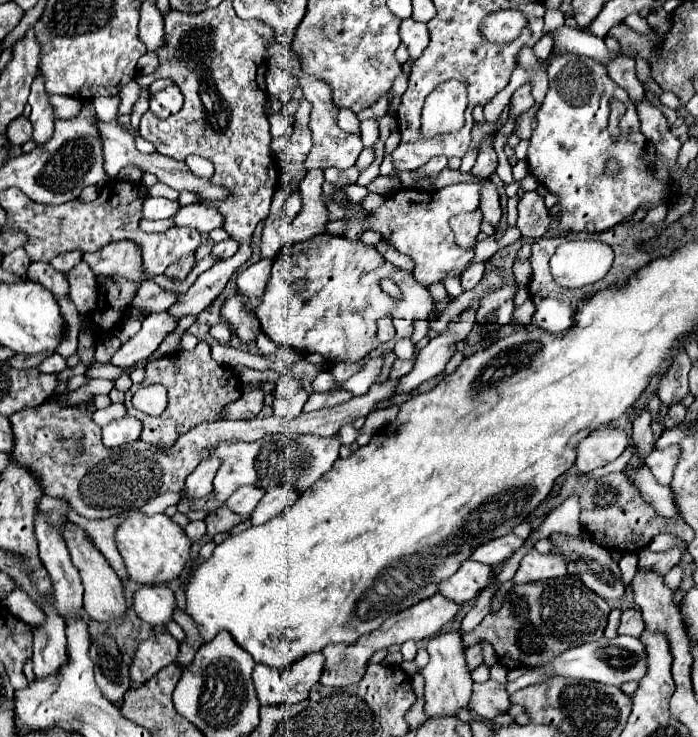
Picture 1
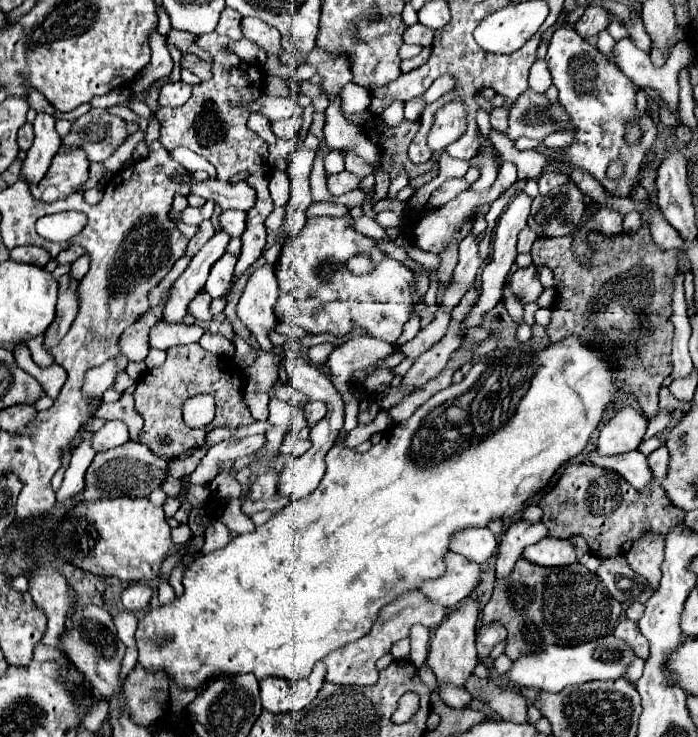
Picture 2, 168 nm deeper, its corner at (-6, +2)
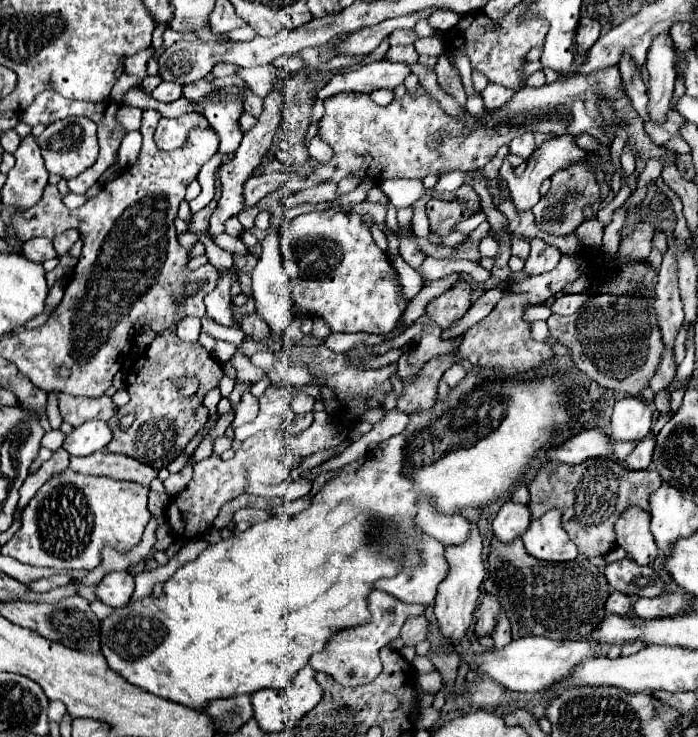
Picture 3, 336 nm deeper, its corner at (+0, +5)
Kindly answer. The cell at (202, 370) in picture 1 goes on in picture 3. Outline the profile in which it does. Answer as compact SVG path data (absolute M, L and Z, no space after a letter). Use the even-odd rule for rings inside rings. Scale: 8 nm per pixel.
M175 331L159 333L149 343L147 351L133 363L133 367L129 369L129 373L125 377L127 393L129 393L131 401L125 407L121 407L121 413L123 415L135 415L135 421L127 429L119 429L119 421L117 423L109 421L109 425L115 425L115 431L113 431L113 441L107 445L107 451L109 453L123 453L123 455L133 457L133 459L137 459L141 463L147 463L147 465L151 465L155 469L167 467L171 461L175 461L183 453L187 443L195 437L195 433L209 419L209 409L203 407L201 401L203 401L207 391L219 387L221 379L223 379L221 363L201 343L185 343L175 335ZM183 377L195 377L199 381L199 389L197 389L195 395L191 395L191 397L183 397L181 395L181 391L177 389L177 379L183 379Z

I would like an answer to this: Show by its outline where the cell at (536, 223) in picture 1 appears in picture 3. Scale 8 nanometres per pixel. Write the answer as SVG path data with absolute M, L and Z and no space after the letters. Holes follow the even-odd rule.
M571 165L563 171L557 171L551 177L551 189L547 195L539 199L537 205L533 205L533 215L535 215L535 225L551 235L569 235L575 233L575 229L583 223L583 207L593 205L599 199L599 185L595 181L595 175L589 167L585 165Z

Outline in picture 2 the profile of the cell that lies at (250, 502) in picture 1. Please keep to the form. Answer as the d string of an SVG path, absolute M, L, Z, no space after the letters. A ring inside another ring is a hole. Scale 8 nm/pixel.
M267 472L253 480L251 500L269 500L279 490L279 472Z

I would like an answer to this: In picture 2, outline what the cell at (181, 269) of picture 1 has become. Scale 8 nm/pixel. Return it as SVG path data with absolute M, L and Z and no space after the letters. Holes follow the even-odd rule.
M205 220L199 224L199 232L189 240L189 246L187 246L187 256L193 256L195 252L199 252L199 248L215 234L213 226L211 226L211 220Z

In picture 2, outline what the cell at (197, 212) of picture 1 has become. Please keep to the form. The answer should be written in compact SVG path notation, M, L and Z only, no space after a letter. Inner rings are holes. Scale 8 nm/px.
M225 210L219 218L221 228L231 236L241 236L245 232L245 212L241 210Z

